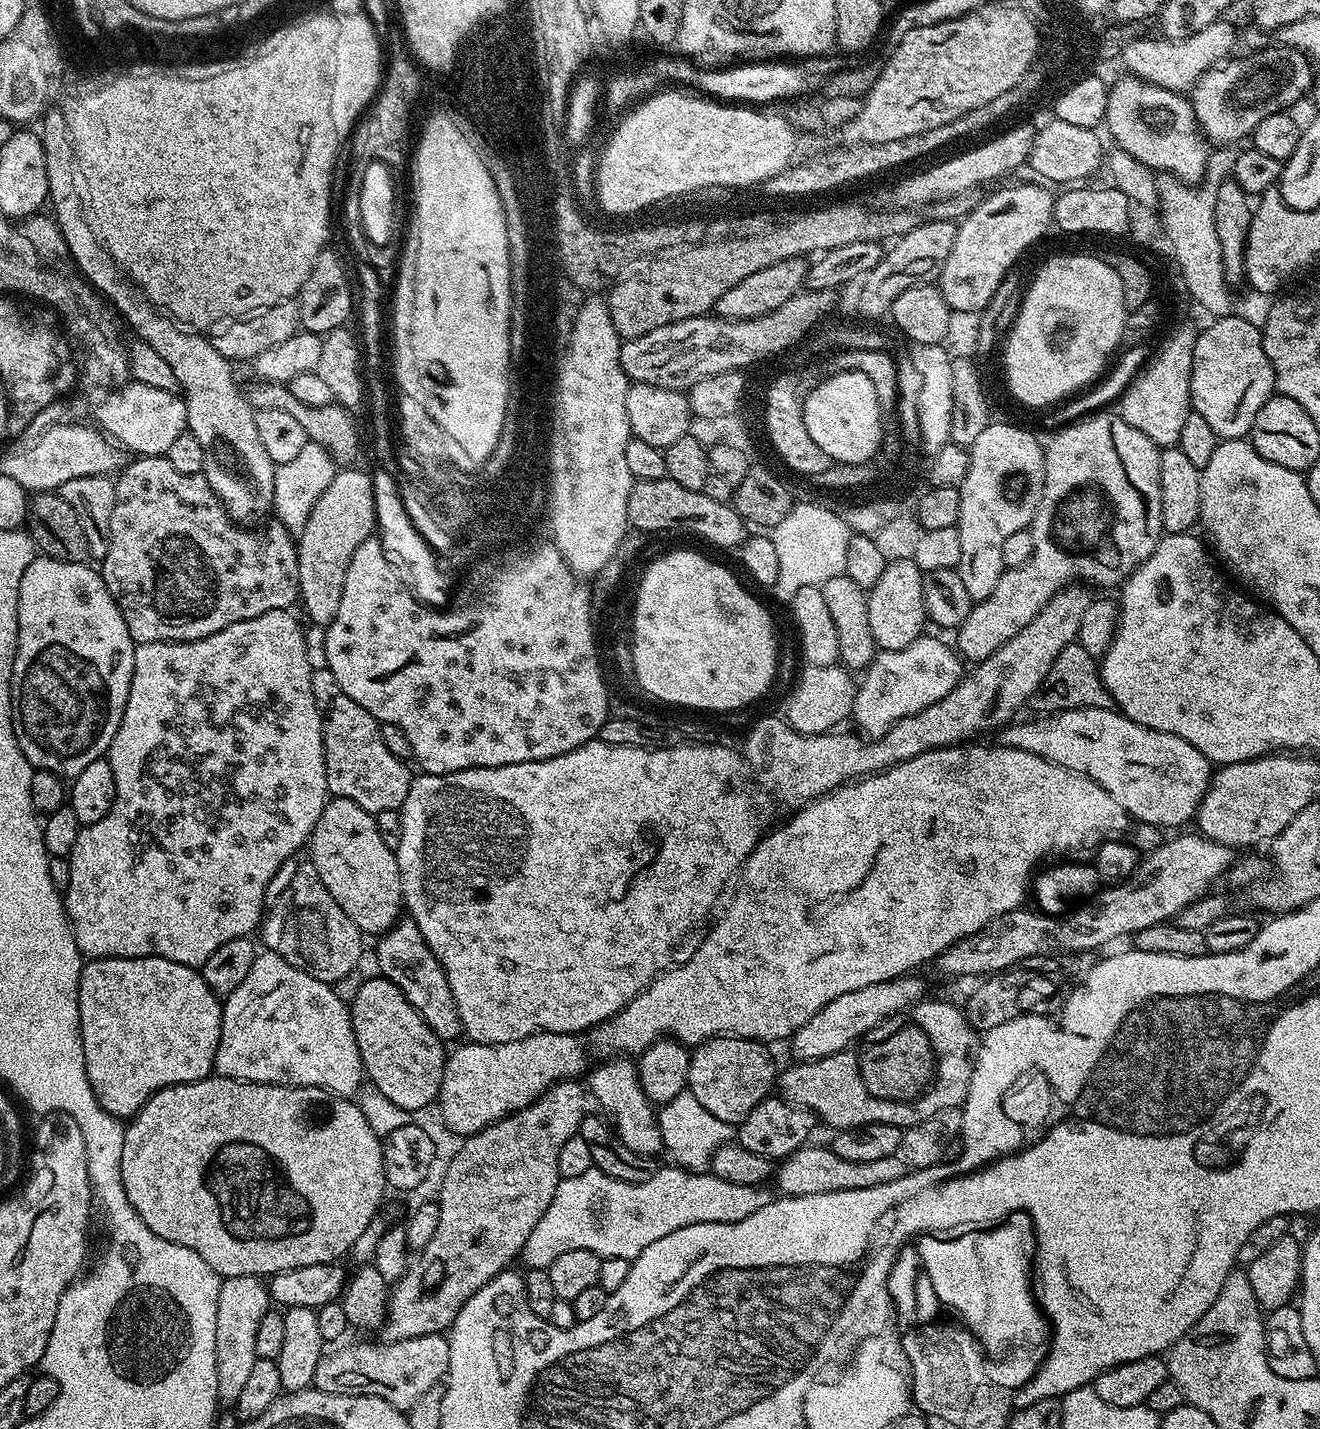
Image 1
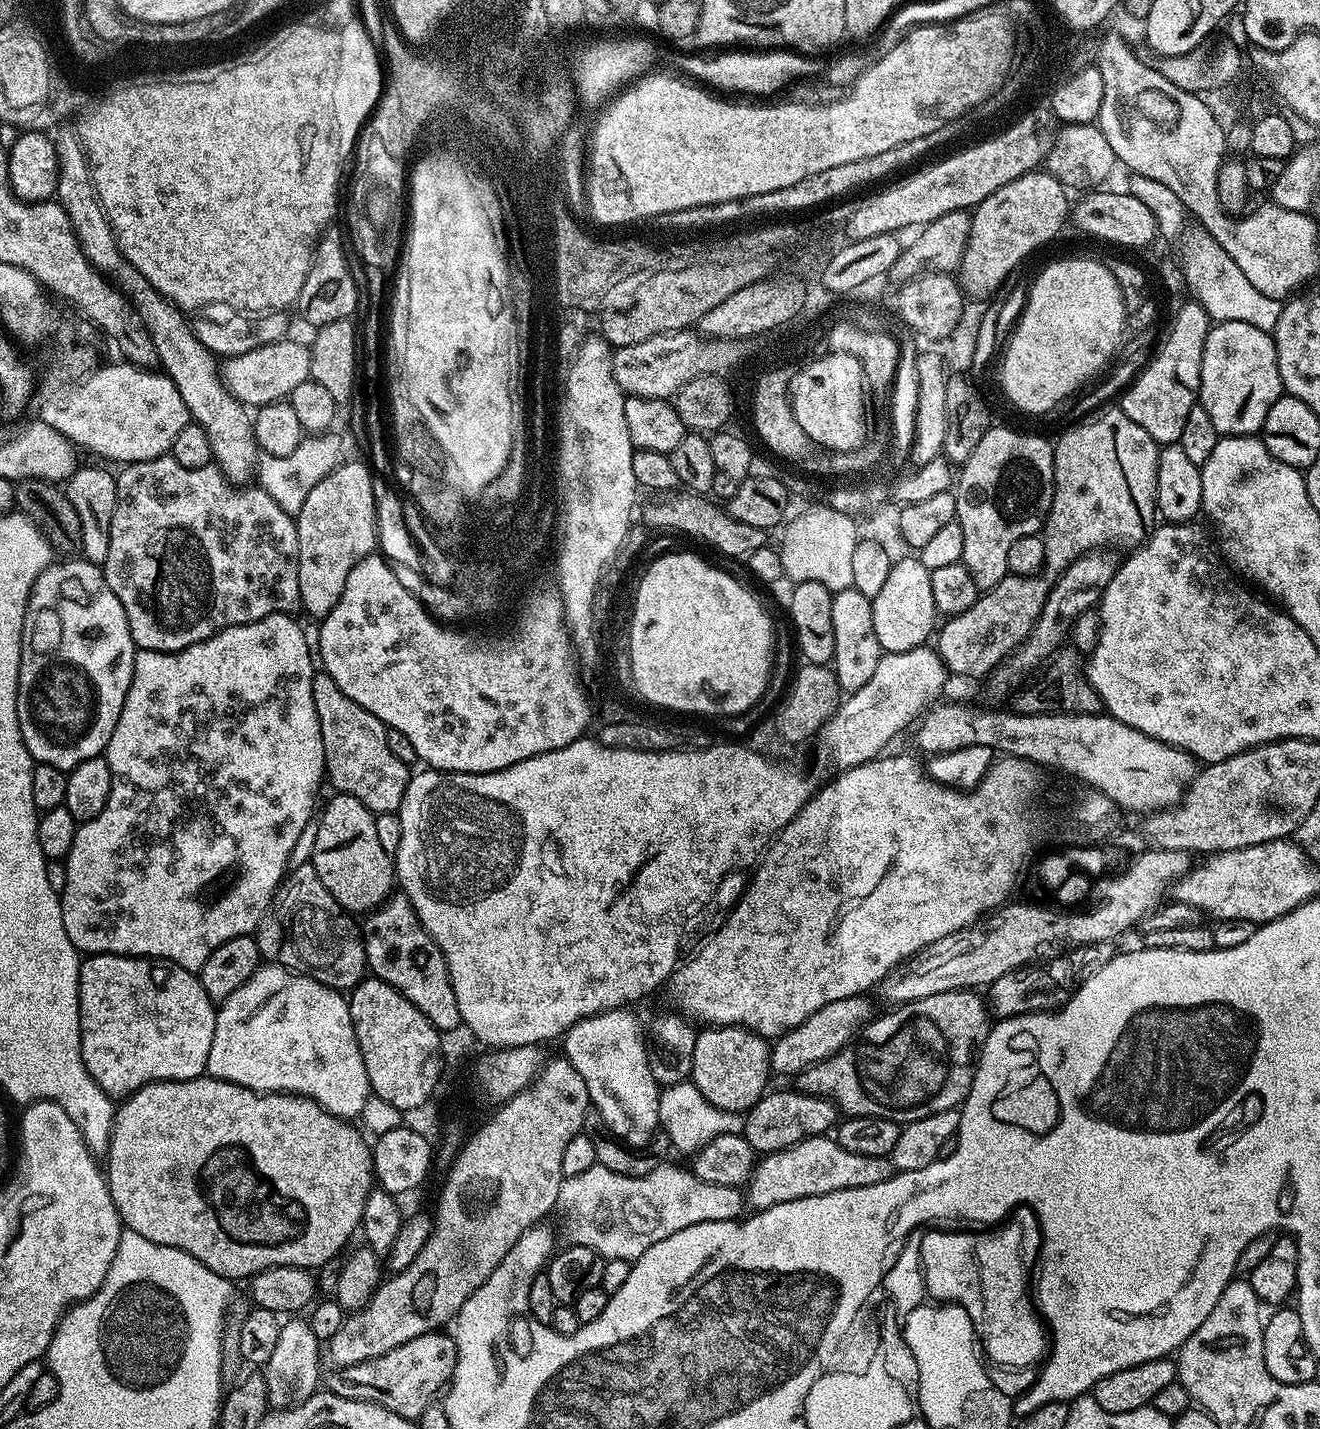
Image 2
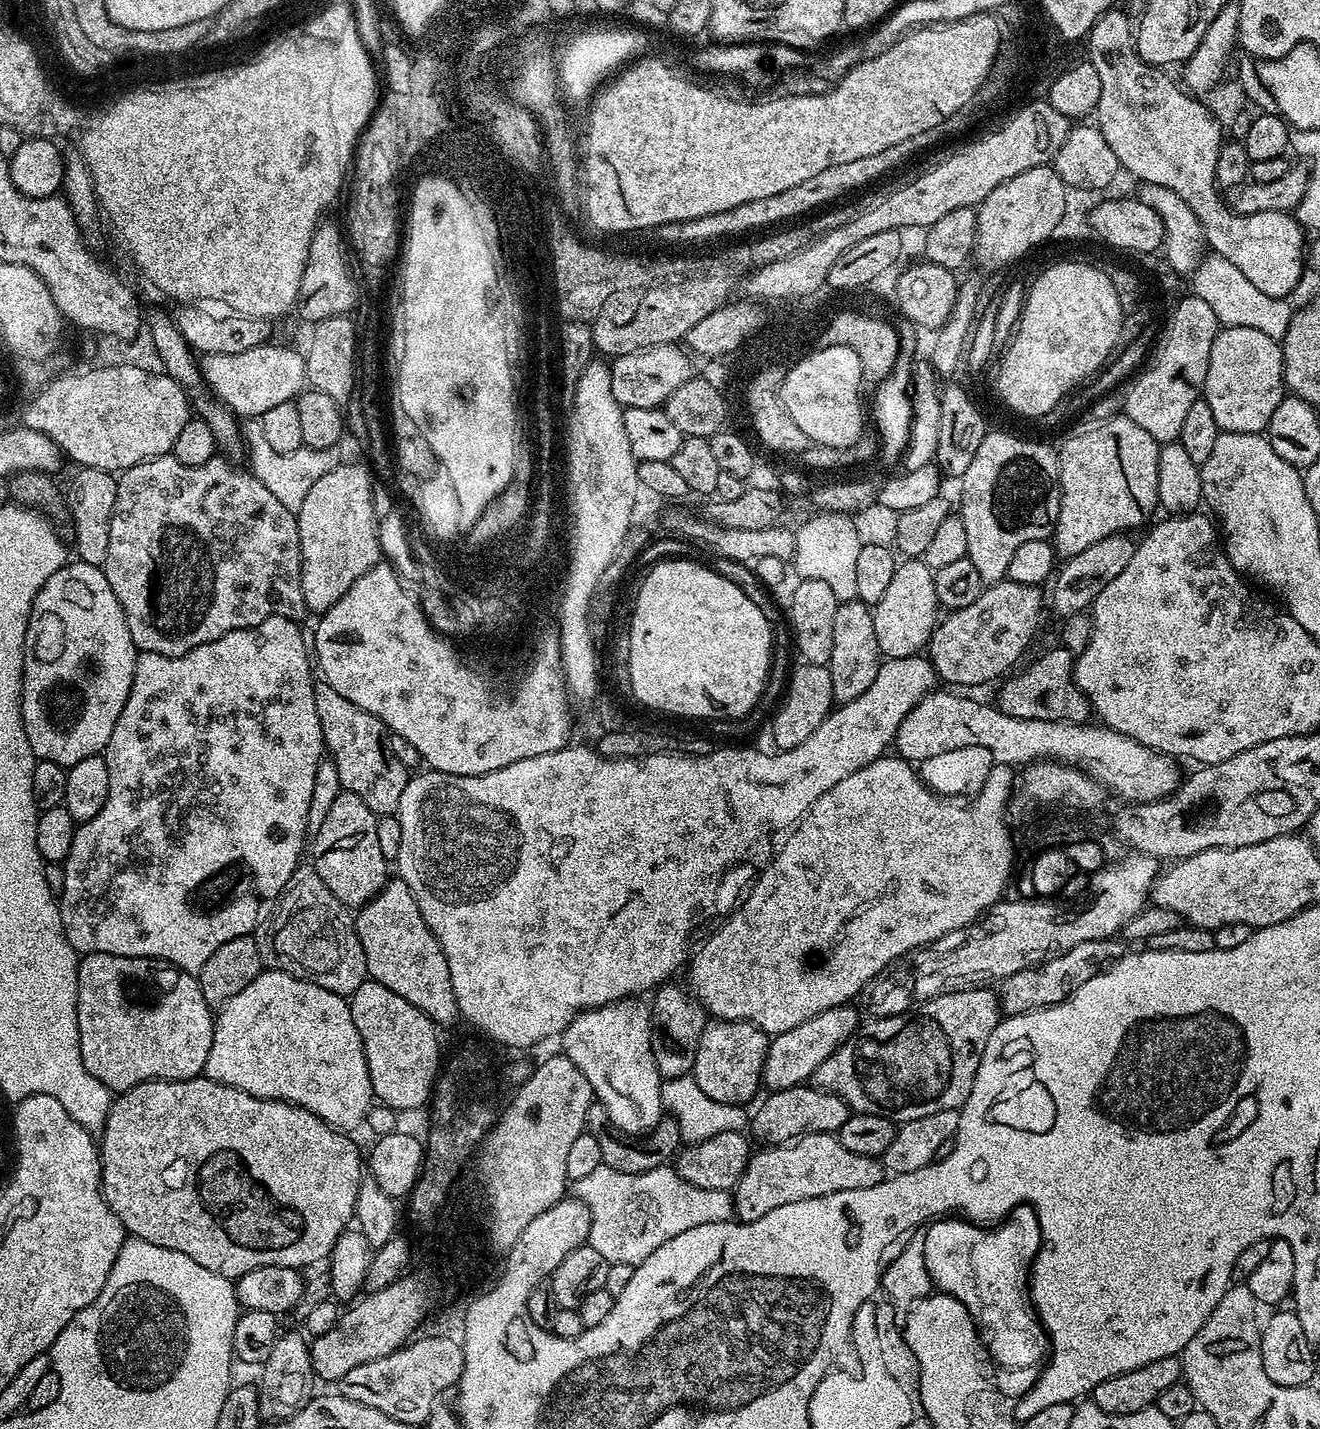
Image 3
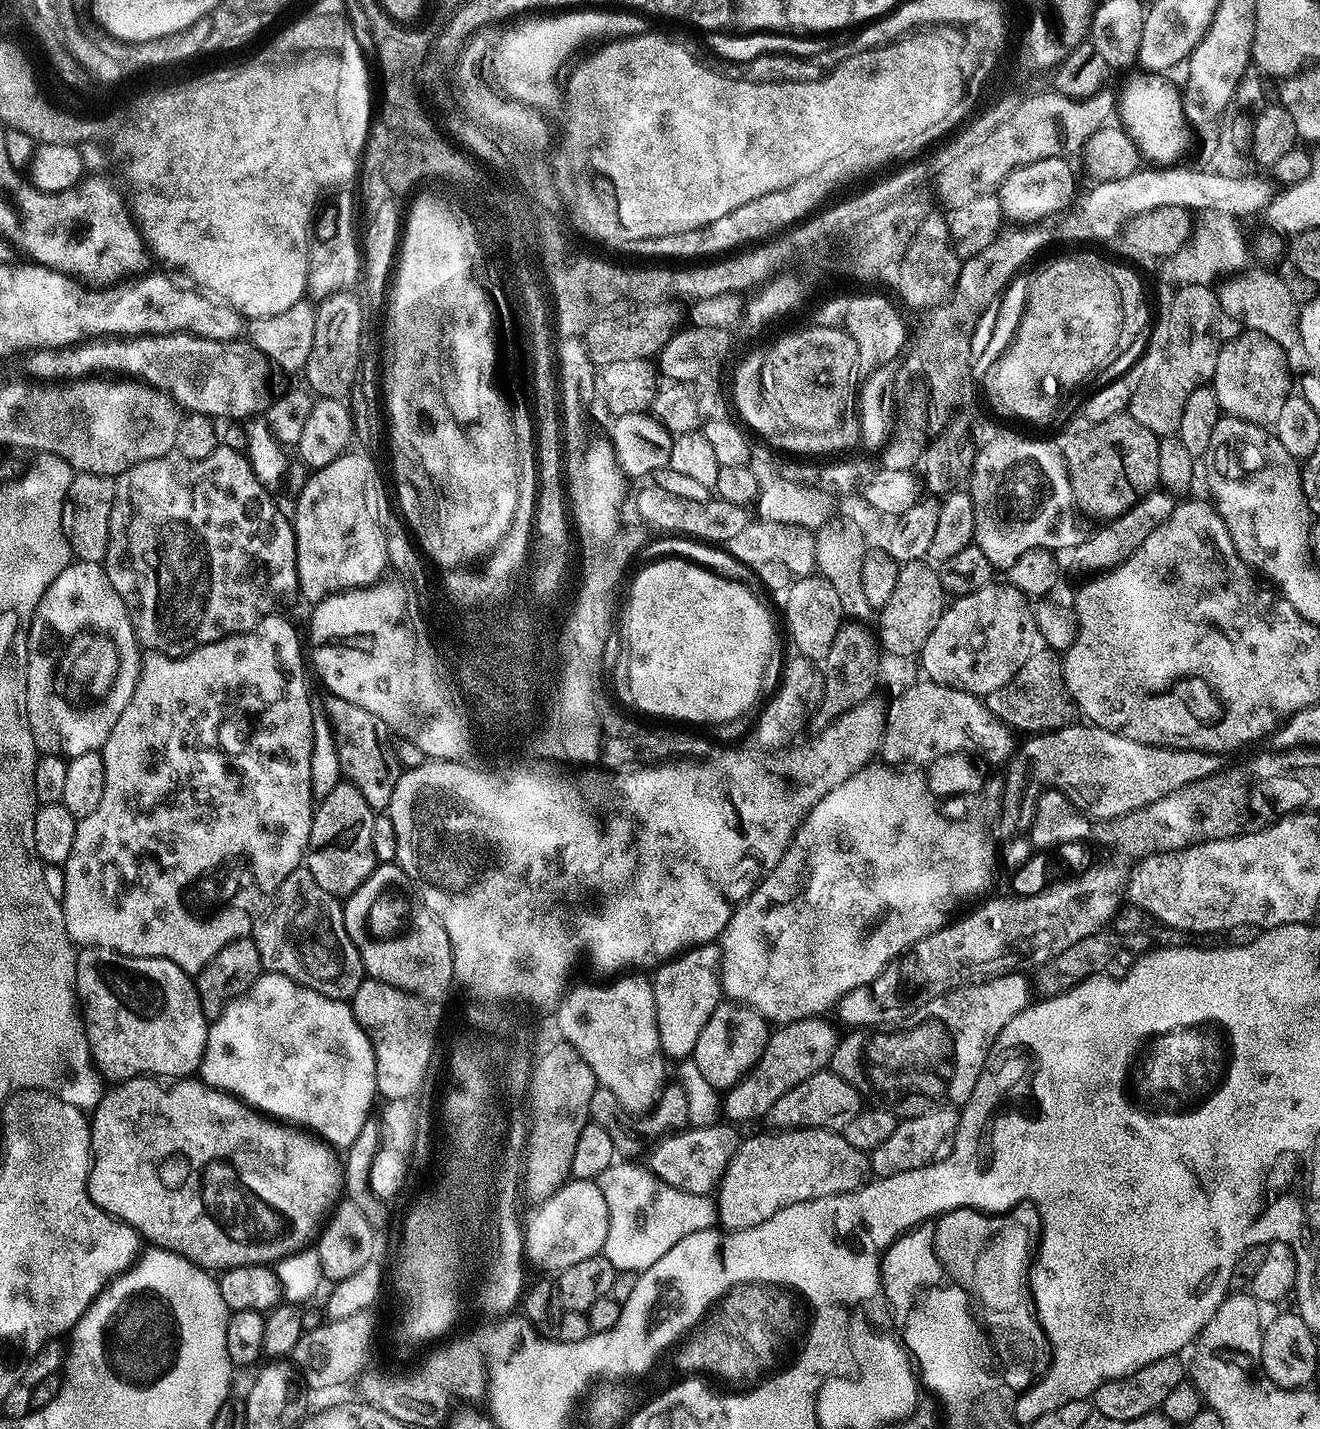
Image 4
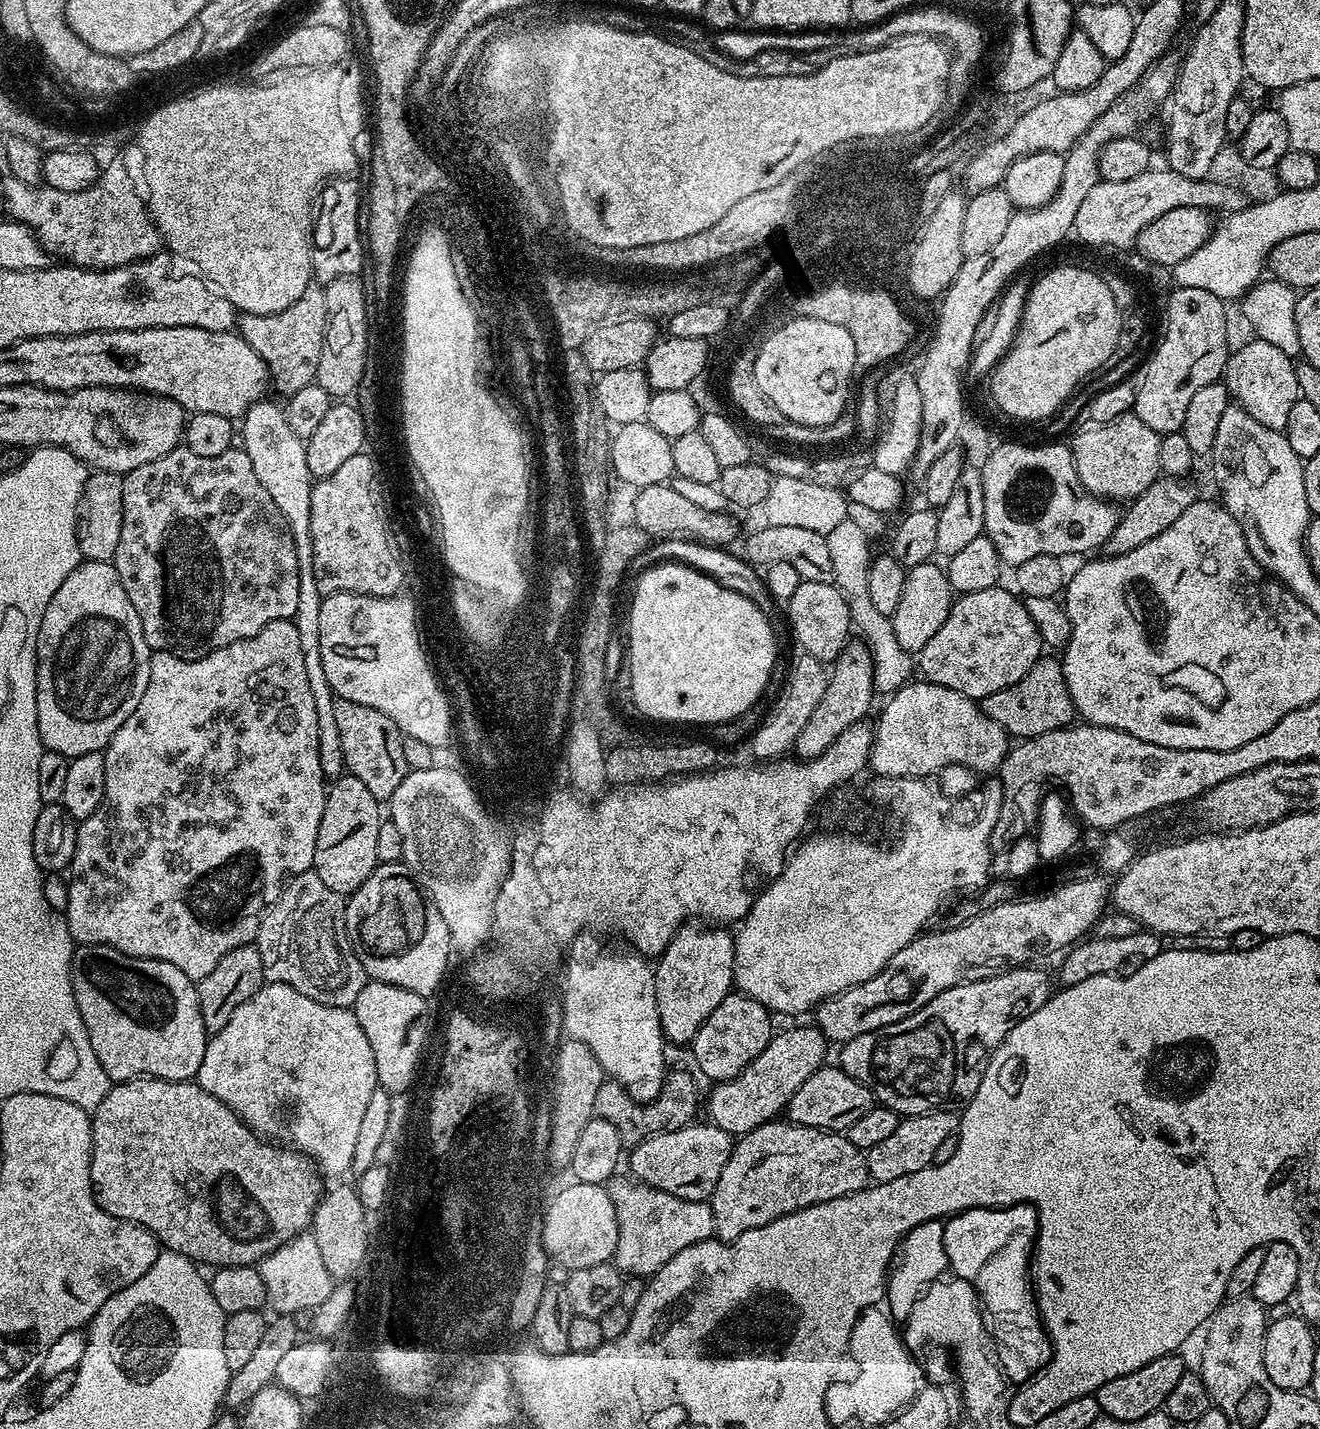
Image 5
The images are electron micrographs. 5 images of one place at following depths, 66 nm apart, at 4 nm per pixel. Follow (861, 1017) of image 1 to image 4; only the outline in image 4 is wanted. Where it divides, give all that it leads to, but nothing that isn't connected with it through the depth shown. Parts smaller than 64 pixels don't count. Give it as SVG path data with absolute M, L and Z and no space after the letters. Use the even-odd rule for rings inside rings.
M811 1016L779 1025L774 1034L769 1035L762 1058L758 1058L758 1062L739 1084L723 1093L723 1115L732 1122L756 1120L759 1116L767 1117L772 1103L782 1098L786 1090L794 1090L798 1082L806 1082L806 1078L810 1078L814 1073L825 1071L838 1043L837 1025L833 1024L824 1016Z

